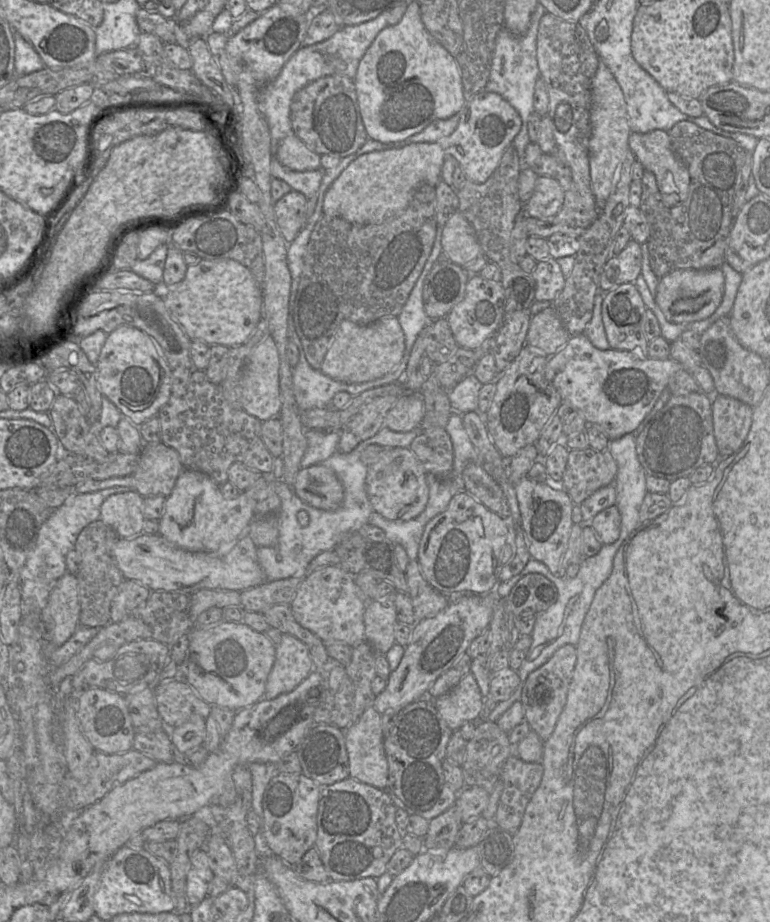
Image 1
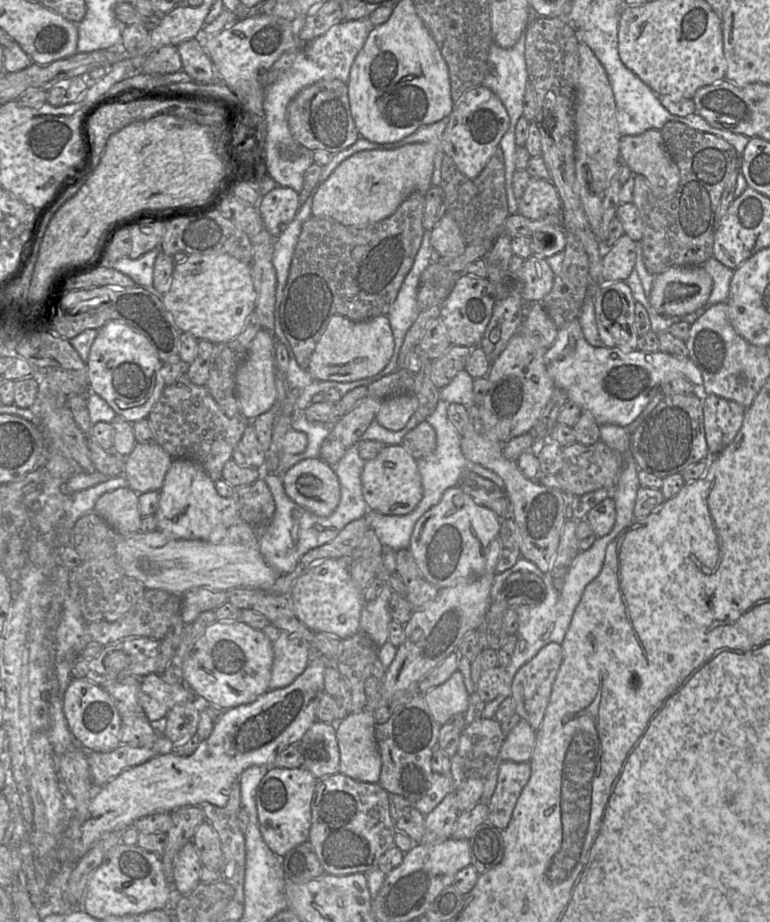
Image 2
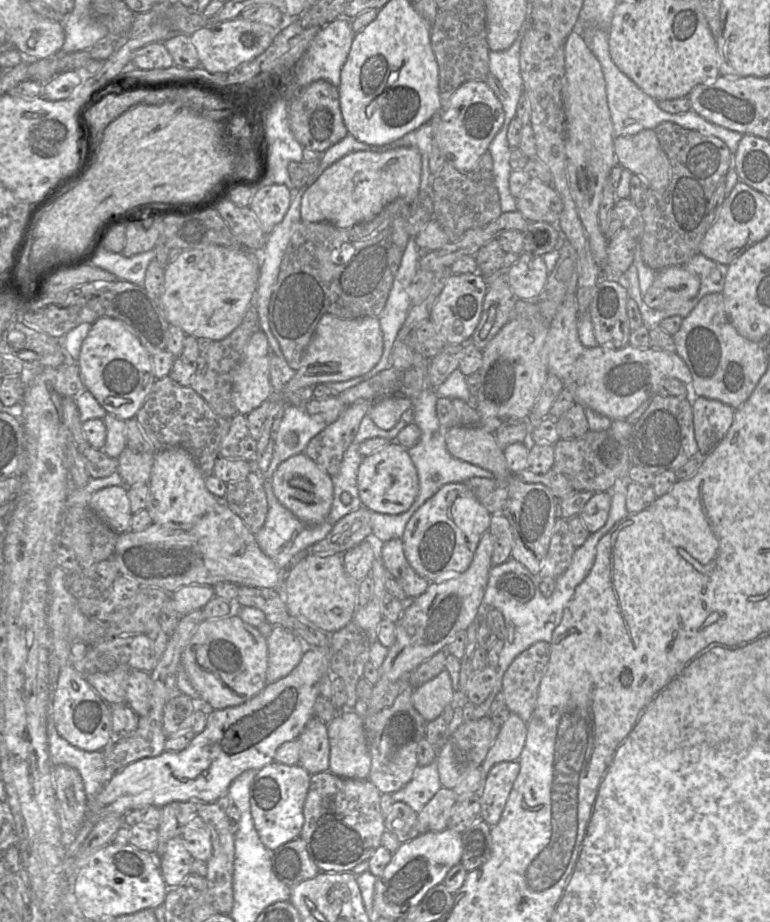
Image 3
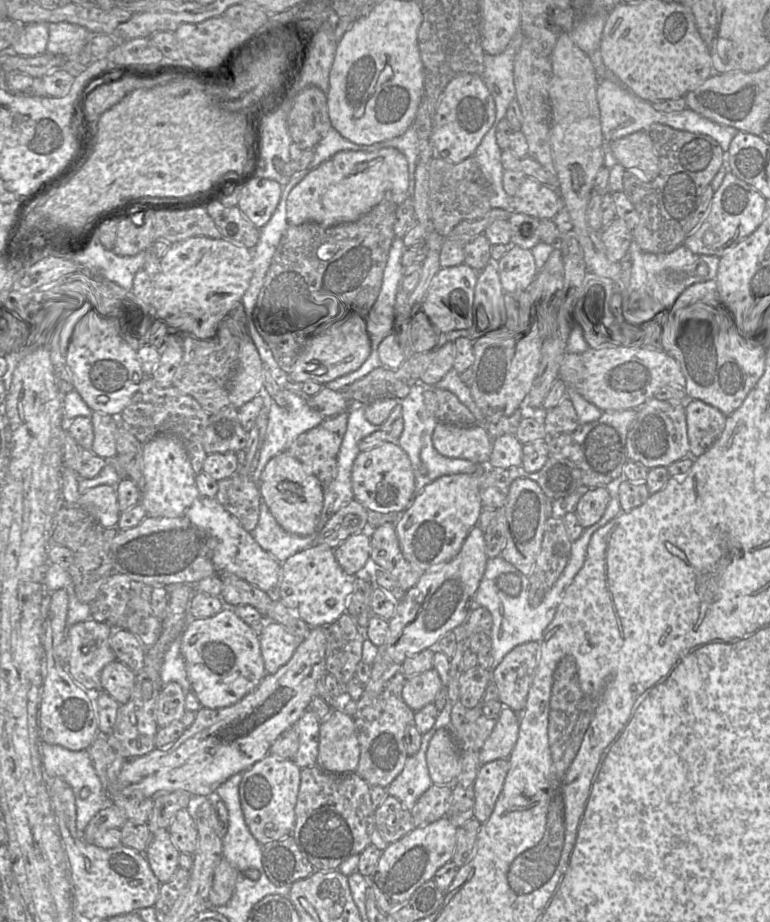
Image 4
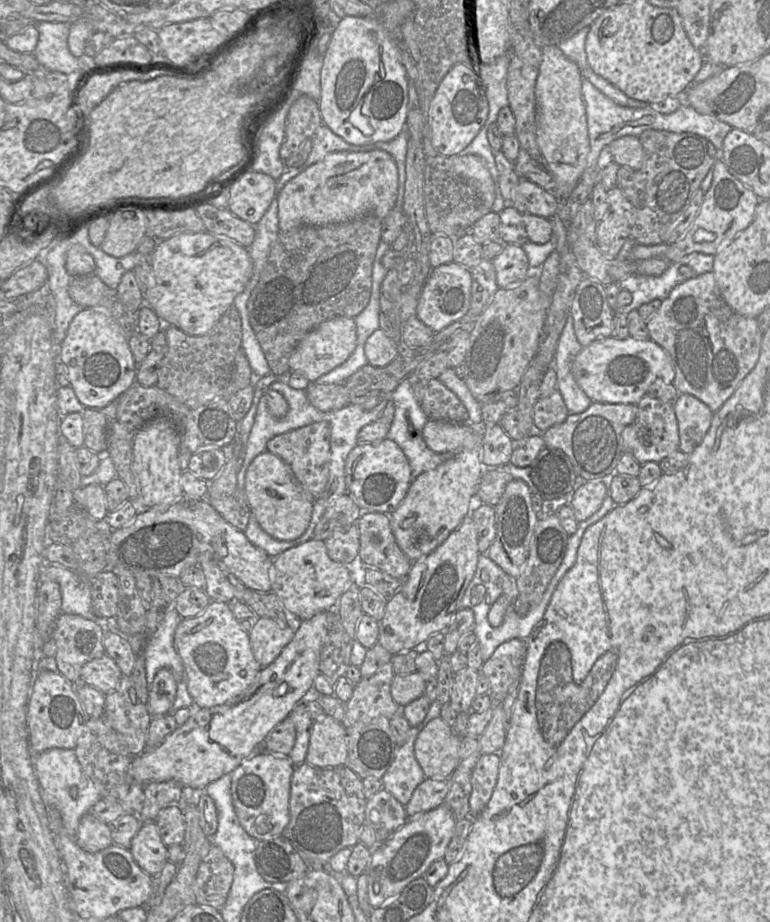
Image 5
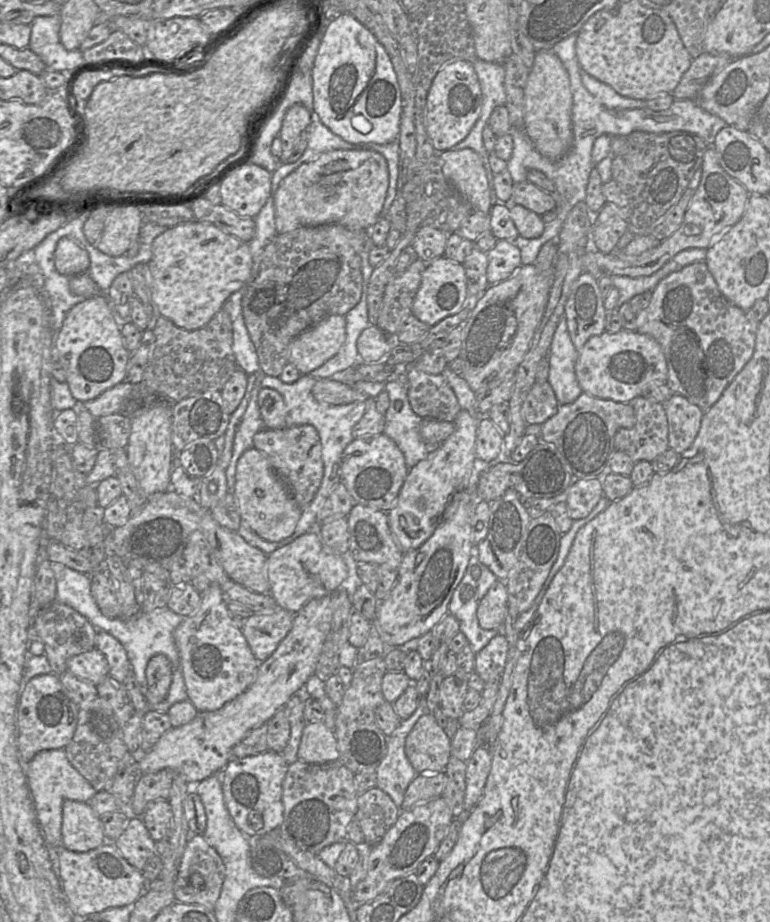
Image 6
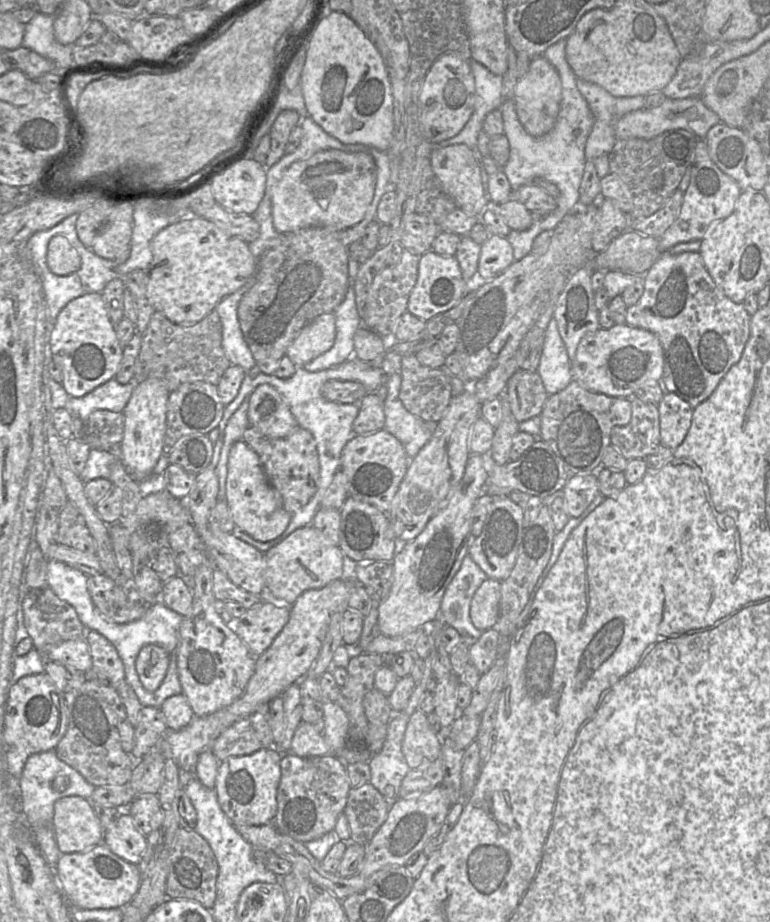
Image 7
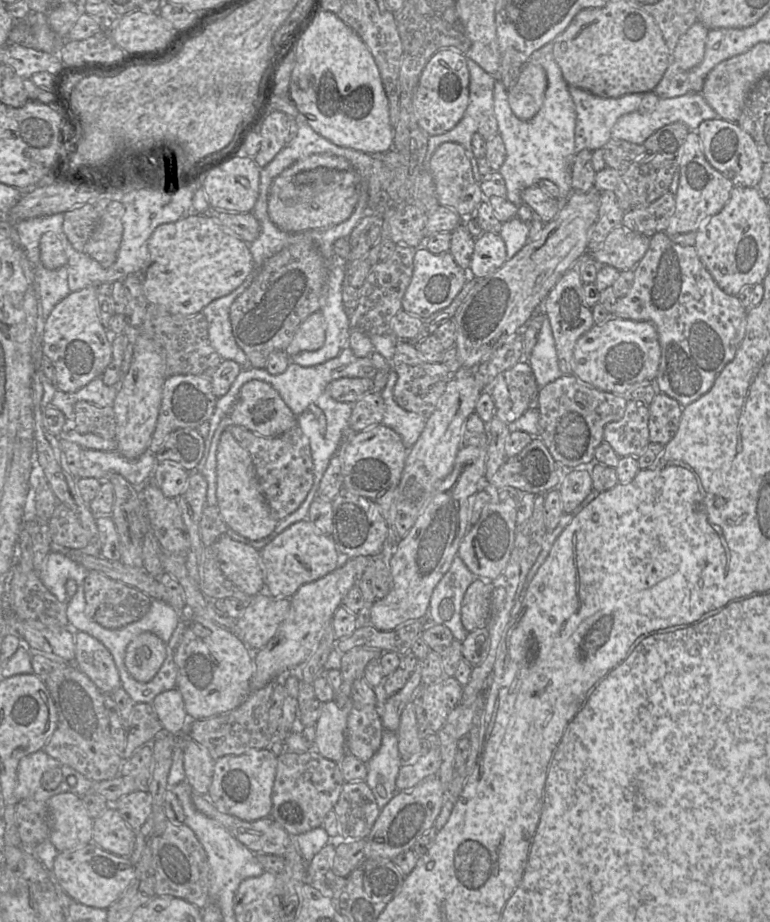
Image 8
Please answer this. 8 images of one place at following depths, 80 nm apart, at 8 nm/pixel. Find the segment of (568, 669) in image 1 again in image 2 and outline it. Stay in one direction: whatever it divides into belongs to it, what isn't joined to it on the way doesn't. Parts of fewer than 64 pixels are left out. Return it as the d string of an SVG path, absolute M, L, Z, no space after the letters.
M552 642L545 645L531 660L525 663L514 675L511 682L511 698L520 720L524 720L538 731L543 723L551 698L553 685L563 661L562 644Z

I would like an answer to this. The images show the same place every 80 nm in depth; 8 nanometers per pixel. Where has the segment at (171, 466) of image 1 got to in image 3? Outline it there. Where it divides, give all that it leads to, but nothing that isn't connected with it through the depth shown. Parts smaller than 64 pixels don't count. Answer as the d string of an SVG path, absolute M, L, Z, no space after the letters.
M125 448L117 457L117 472L125 486L147 485L153 464L153 453L140 453Z

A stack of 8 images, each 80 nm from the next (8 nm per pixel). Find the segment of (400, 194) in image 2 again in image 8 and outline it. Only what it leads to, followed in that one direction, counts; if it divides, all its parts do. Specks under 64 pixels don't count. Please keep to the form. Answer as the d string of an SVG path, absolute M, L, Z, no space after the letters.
M314 154L286 168L268 192L272 222L289 233L326 229L347 220L355 210L364 180L348 160L331 154Z

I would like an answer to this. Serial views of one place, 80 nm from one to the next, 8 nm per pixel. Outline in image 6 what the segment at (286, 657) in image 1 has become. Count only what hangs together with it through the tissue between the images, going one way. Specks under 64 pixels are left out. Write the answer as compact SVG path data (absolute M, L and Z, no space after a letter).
M282 608L270 613L252 613L242 628L249 648L258 662L265 661L291 630L293 614Z

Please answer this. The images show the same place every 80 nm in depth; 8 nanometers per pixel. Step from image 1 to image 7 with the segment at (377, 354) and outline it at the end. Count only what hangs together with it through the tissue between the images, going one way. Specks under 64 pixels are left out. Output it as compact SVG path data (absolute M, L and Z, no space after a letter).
M325 313L305 326L287 350L286 356L297 368L329 351L335 342L334 313Z

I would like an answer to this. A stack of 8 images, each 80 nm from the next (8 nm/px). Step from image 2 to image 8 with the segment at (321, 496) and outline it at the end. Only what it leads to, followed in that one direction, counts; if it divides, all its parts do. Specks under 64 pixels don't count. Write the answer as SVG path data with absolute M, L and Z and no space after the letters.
M228 430L221 434L217 447L216 497L216 505L229 529L249 540L268 537L279 522L270 514L250 454L239 445Z

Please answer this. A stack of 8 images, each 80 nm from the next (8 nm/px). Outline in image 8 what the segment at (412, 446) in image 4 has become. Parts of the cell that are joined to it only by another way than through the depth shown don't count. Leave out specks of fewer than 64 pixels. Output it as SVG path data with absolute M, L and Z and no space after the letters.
M391 370L386 386L380 393L384 402L384 415L381 423L399 434L404 446L410 449L420 437L426 419L417 413L403 409L397 404L393 396L393 388L397 379L397 373Z

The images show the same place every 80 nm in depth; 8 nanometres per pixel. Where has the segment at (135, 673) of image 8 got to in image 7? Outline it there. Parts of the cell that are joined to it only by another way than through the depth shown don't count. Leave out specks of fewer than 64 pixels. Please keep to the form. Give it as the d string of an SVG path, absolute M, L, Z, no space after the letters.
M157 644L143 646L135 660L140 682L149 692L155 691L162 683L169 664L169 654Z

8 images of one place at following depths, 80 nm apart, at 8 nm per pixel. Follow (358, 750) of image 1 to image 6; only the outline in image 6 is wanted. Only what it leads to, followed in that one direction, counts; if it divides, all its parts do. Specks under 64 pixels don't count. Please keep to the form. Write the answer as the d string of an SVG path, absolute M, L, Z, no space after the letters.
M323 722L308 723L301 736L298 759L314 764L339 761L334 730L328 728Z

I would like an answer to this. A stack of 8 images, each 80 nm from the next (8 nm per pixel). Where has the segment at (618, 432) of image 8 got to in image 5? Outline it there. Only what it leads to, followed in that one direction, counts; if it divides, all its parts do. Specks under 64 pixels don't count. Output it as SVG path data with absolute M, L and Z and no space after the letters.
M645 395L636 406L634 422L626 426L621 433L624 453L630 454L642 465L650 461L659 463L679 450L679 429L673 403Z

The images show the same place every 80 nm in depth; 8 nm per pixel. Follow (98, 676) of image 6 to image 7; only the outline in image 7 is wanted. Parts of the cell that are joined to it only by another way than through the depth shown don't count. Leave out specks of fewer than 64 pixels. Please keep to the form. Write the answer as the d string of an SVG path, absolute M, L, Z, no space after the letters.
M85 639L69 640L52 646L45 654L50 661L66 667L71 673L87 675L92 666Z

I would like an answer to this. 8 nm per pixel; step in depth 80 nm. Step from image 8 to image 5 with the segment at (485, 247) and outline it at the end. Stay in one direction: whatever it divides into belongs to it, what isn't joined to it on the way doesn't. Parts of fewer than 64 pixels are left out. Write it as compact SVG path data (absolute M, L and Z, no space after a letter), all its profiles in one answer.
M505 244L500 254L491 260L500 288L511 289L532 275L528 257L520 245Z

